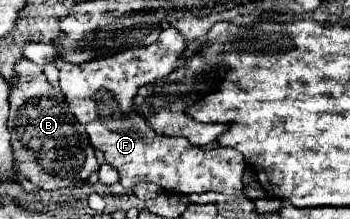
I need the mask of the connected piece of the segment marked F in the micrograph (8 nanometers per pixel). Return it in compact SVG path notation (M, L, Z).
M174 27L162 29L156 43L138 49L126 49L112 57L94 59L84 65L60 65L60 89L78 123L84 125L94 149L100 149L106 163L120 173L120 183L132 189L136 183L156 183L168 193L192 195L218 191L224 195L242 195L244 157L230 147L194 147L184 137L160 137L150 125L132 111L132 99L140 85L170 75L180 67L180 53L186 39Z

